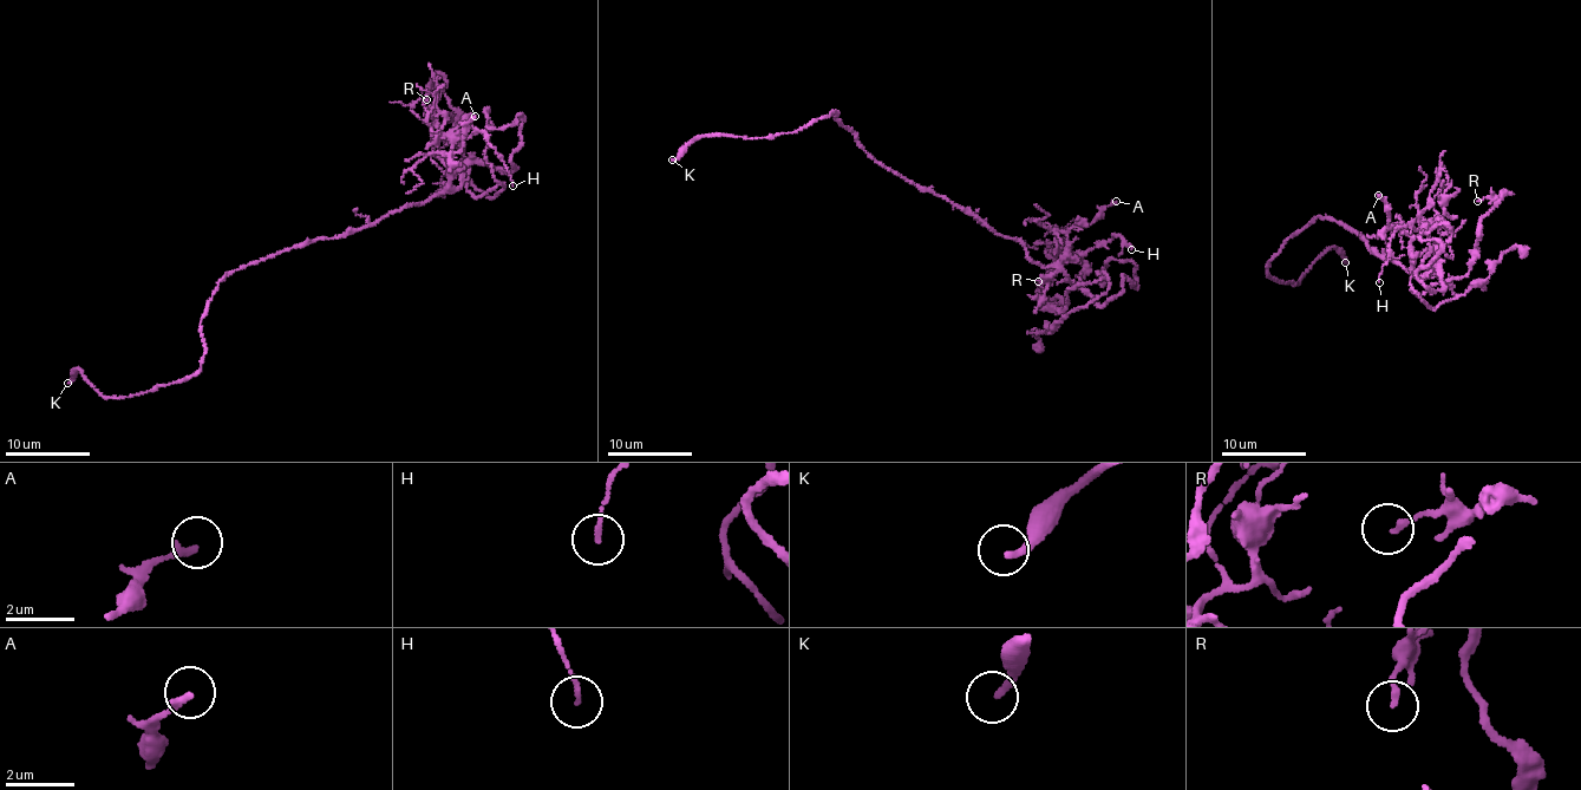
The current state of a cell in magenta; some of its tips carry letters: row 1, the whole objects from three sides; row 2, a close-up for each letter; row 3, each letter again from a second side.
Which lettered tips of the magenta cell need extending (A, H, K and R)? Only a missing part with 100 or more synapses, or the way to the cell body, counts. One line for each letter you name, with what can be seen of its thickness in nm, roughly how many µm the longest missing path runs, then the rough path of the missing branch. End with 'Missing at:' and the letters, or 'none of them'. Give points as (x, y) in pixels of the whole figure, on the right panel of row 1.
K: 220 nm thick; about 10 µm are missing; missing branch runs (1345, 262), (1358, 279), (1365, 278), (1369, 265), (1373, 266)
Missing at: K

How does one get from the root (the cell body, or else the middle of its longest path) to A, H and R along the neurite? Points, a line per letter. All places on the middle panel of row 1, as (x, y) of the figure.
A: (1052, 267), (1067, 247), (1067, 232), (1086, 227), (1106, 206), (1116, 201)
H: (1052, 267), (1067, 248), (1075, 254), (1086, 254), (1115, 235), (1125, 246), (1131, 246), (1131, 249)
R: (1052, 267), (1101, 305), (1137, 283), (1111, 260), (1062, 313), (1038, 281)

